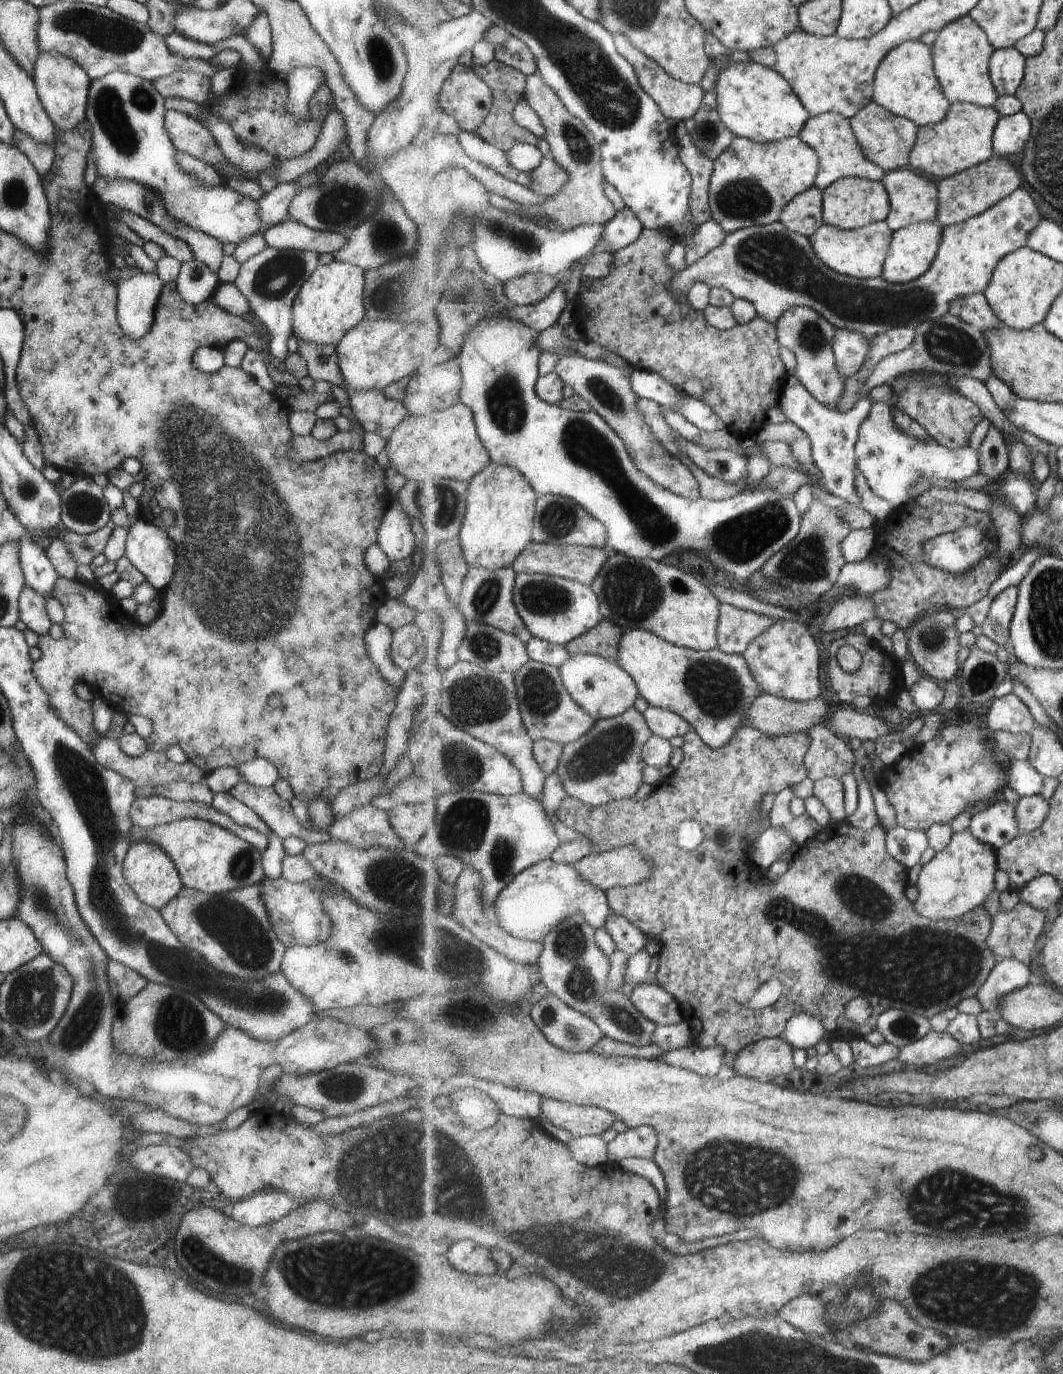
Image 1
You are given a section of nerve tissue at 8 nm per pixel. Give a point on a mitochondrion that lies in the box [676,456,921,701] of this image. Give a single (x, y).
(739, 540)

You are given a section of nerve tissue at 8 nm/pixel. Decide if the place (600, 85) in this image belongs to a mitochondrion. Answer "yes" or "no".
yes

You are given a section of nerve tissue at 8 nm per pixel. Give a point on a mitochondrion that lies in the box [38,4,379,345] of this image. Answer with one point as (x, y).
(109, 33)

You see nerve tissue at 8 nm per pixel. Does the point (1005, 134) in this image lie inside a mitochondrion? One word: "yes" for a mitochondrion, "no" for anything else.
no

